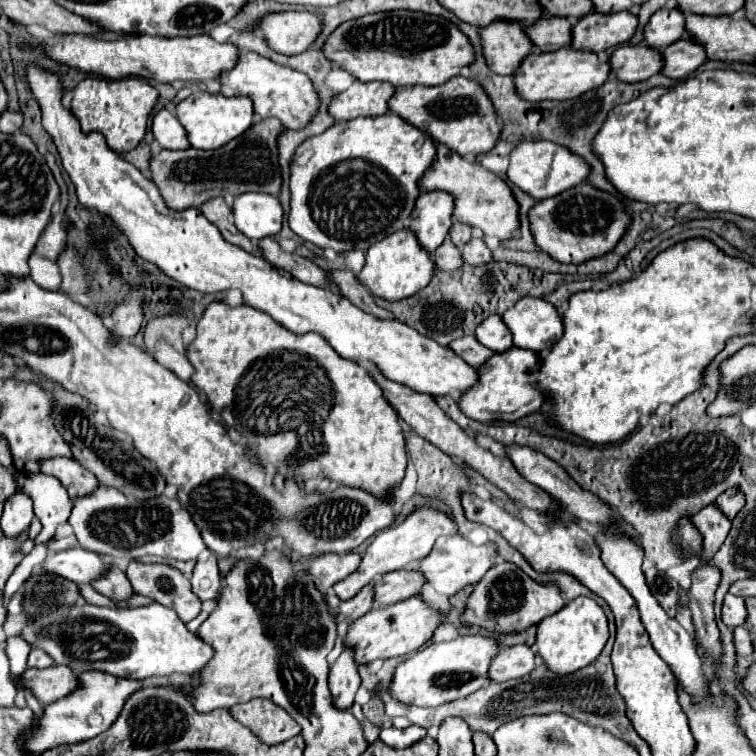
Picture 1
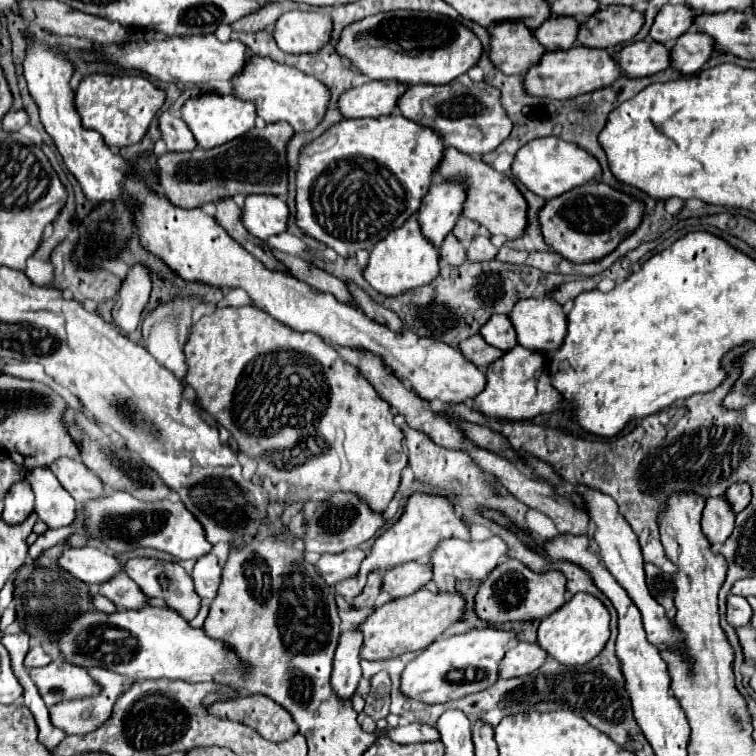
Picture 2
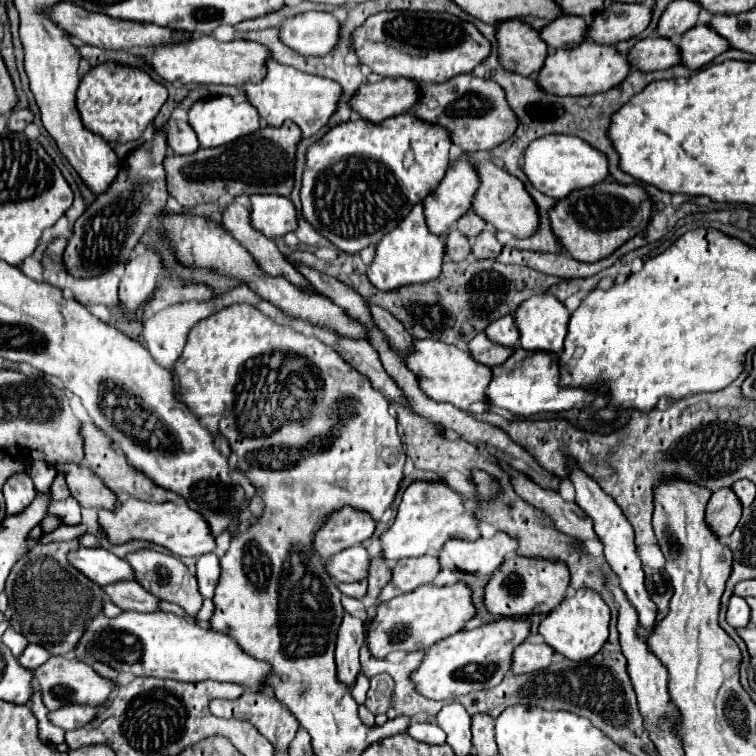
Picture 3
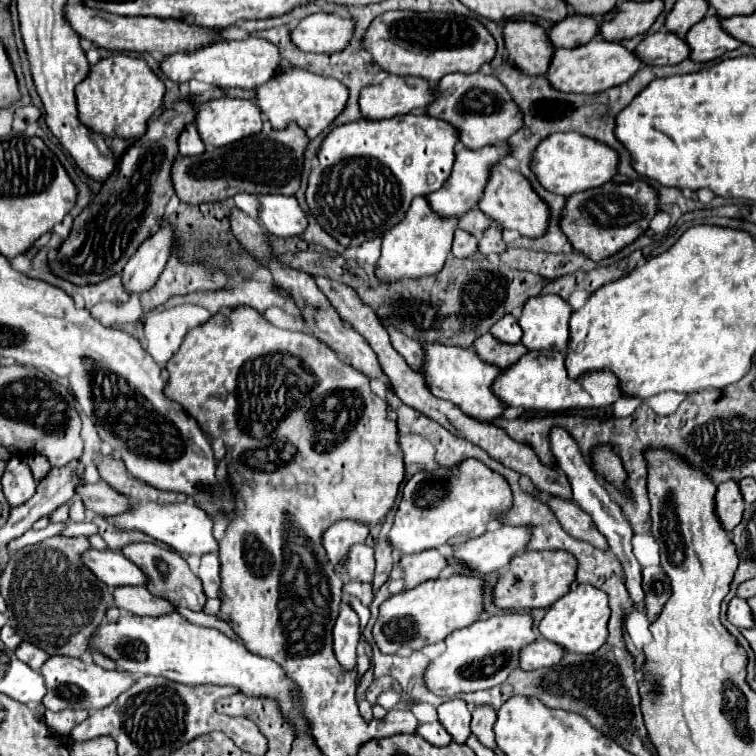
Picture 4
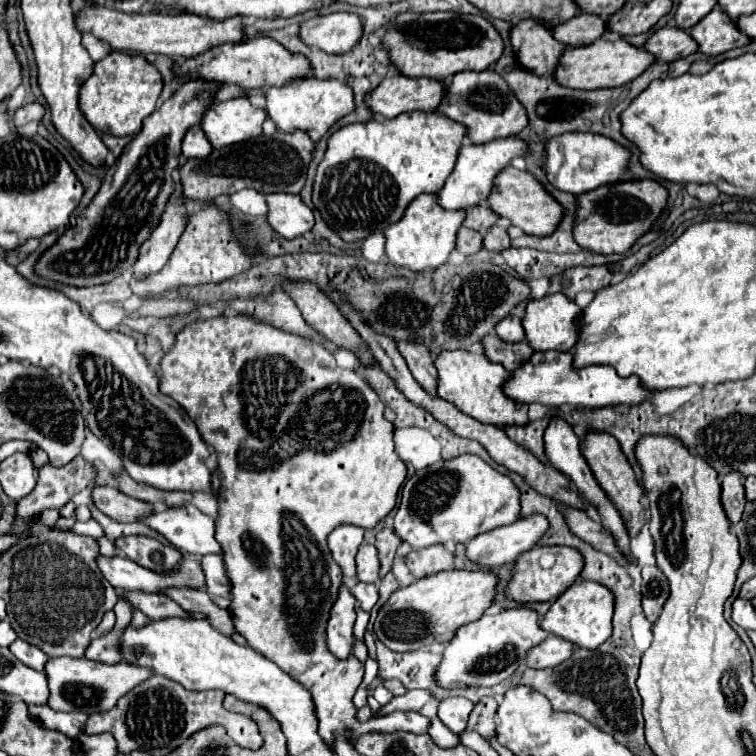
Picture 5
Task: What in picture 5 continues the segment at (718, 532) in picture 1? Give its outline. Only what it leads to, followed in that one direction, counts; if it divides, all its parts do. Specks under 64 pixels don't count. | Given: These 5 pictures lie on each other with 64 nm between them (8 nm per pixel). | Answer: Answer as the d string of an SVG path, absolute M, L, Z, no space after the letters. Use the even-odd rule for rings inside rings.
M732 472L732 474L726 474L722 478L720 486L722 486L722 494L720 494L722 508L724 508L730 524L736 524L742 518L744 504L746 504L744 478L738 472Z

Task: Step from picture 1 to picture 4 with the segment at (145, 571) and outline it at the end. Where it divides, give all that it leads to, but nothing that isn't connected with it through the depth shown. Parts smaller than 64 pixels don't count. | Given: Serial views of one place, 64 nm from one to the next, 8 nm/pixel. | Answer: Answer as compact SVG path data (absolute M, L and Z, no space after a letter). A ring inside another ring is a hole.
M130 544L122 550L122 554L134 562L142 572L144 576L148 576L148 592L172 602L174 606L184 606L184 608L190 608L194 612L200 612L204 608L204 602L206 602L206 596L202 592L202 584L200 580L196 578L196 574L190 572L186 560L176 554L174 550L168 550L168 548L160 548L156 544Z

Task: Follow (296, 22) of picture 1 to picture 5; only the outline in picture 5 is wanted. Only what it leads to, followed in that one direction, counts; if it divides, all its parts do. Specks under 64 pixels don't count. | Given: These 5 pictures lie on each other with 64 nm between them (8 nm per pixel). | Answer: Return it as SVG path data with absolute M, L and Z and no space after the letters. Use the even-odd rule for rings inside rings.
M336 12L314 16L300 24L300 40L310 48L320 48L328 54L344 54L362 36L362 22L356 14Z

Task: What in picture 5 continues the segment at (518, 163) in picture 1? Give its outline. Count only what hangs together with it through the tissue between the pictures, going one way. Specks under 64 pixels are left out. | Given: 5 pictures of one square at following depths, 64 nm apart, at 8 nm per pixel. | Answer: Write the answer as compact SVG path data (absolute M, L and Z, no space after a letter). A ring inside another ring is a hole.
M568 132L564 136L554 136L544 144L546 158L542 162L542 170L546 172L548 182L570 194L590 192L604 184L614 184L622 174L628 172L628 158L630 152L620 146L618 142L590 132Z

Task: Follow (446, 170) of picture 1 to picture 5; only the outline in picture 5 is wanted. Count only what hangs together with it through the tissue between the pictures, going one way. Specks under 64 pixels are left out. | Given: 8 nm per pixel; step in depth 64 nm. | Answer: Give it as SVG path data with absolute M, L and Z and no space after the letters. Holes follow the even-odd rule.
M512 166L504 168L500 176L496 176L496 184L488 196L488 208L498 216L510 220L512 226L518 226L530 236L550 236L562 220L562 206L542 188L542 184L524 170L516 170Z

